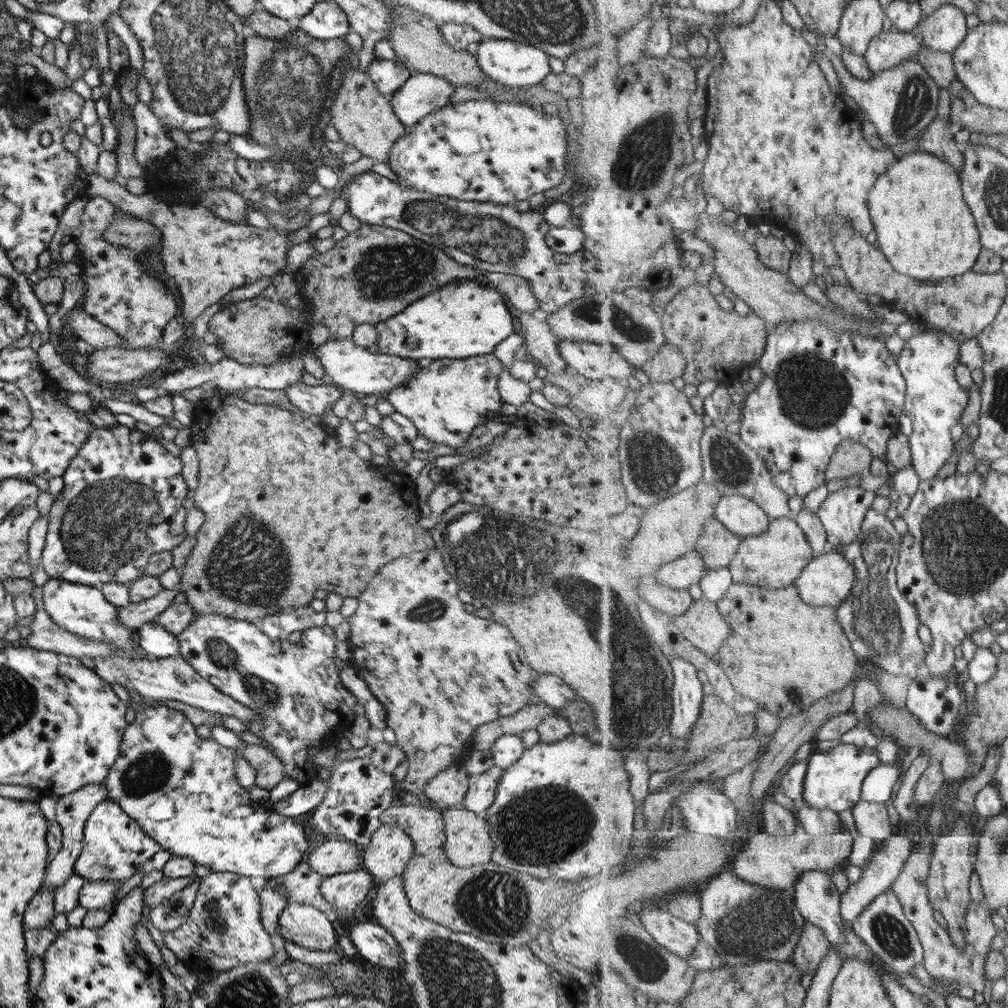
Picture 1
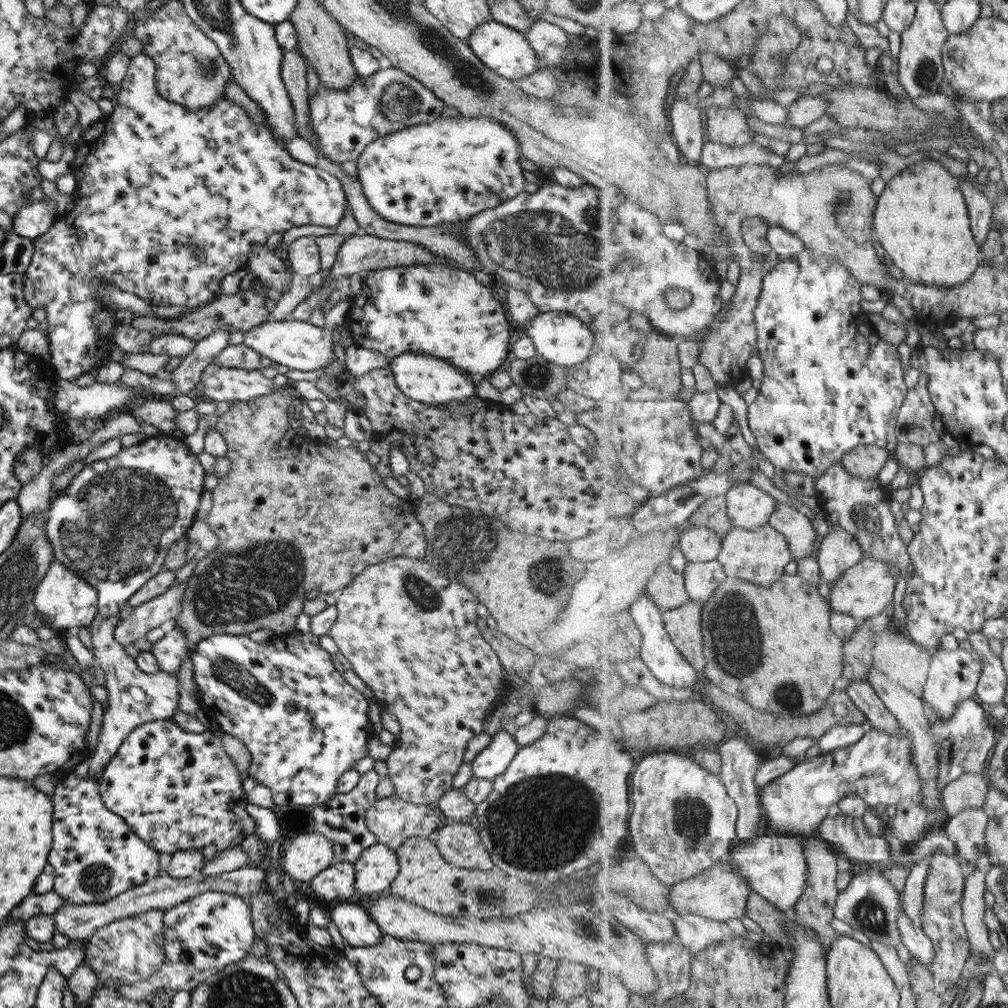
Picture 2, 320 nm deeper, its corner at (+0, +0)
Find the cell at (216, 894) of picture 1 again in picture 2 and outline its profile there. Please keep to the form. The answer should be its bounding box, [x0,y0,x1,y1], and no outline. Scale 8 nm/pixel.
[116,891,254,1000]

